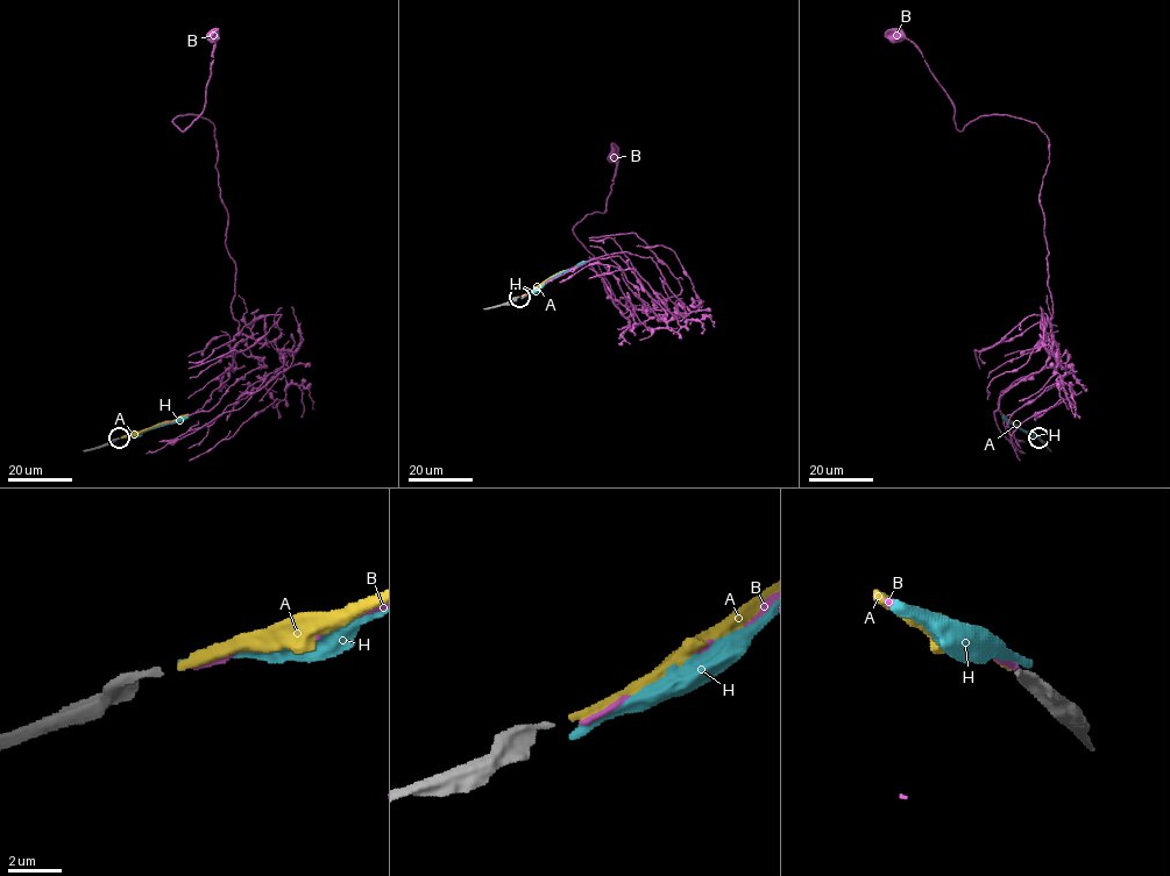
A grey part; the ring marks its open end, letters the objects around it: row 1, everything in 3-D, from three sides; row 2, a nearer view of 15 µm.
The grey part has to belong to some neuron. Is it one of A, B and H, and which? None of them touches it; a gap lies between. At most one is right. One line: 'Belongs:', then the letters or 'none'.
Belongs: A

